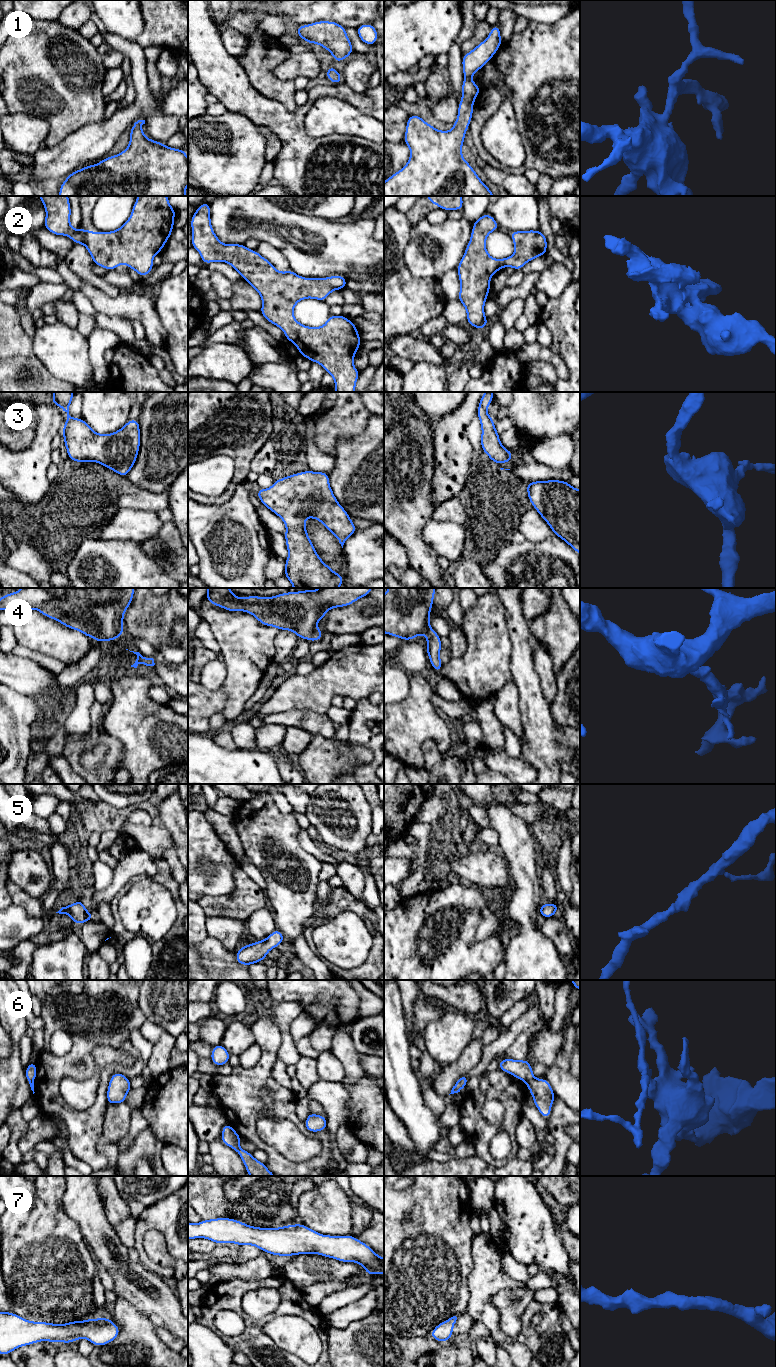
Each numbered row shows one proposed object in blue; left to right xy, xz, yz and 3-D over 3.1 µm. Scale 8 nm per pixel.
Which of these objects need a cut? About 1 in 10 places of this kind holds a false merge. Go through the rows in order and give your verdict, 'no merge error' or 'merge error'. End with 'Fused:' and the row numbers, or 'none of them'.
1: no merge error
2: no merge error
3: no merge error
4: no merge error
5: no merge error
6: merge error
7: no merge error
Fused: 6

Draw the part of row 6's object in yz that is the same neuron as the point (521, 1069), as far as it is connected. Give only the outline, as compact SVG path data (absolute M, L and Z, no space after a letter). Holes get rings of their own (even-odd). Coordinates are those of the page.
M501 1059L498 1069L528 1083L534 1078L531 1064L528 1060Z

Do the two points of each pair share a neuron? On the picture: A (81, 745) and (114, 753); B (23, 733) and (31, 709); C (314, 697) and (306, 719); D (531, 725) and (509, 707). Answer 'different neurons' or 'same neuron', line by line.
A: same neuron
B: same neuron
C: different neurons
D: different neurons

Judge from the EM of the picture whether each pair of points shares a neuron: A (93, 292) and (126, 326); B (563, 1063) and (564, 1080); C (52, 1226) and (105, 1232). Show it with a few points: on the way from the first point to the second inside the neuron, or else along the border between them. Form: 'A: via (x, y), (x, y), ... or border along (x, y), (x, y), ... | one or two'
A: border along (98, 313), (120, 316), (131, 323) | two
B: border along (554, 1064), (568, 1071) | two
C: border along (65, 1211), (77, 1223), (82, 1237), (91, 1250) | two

